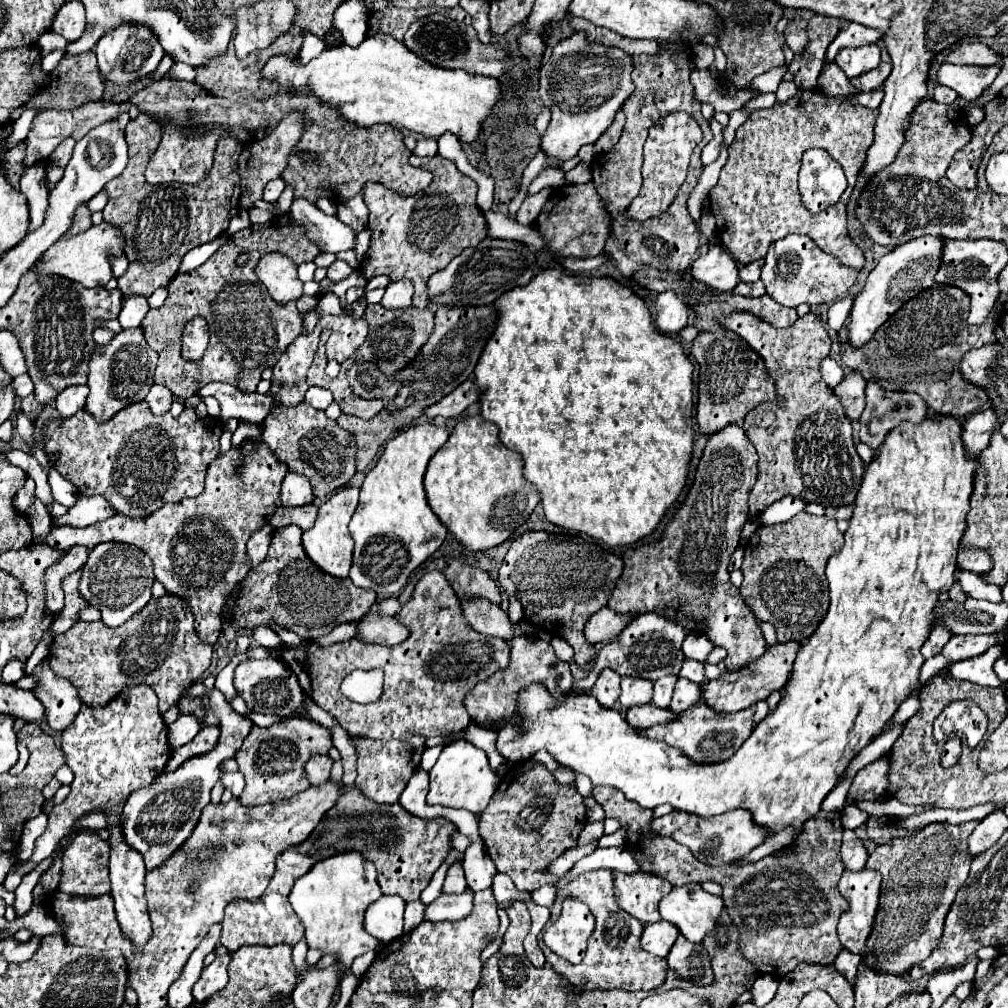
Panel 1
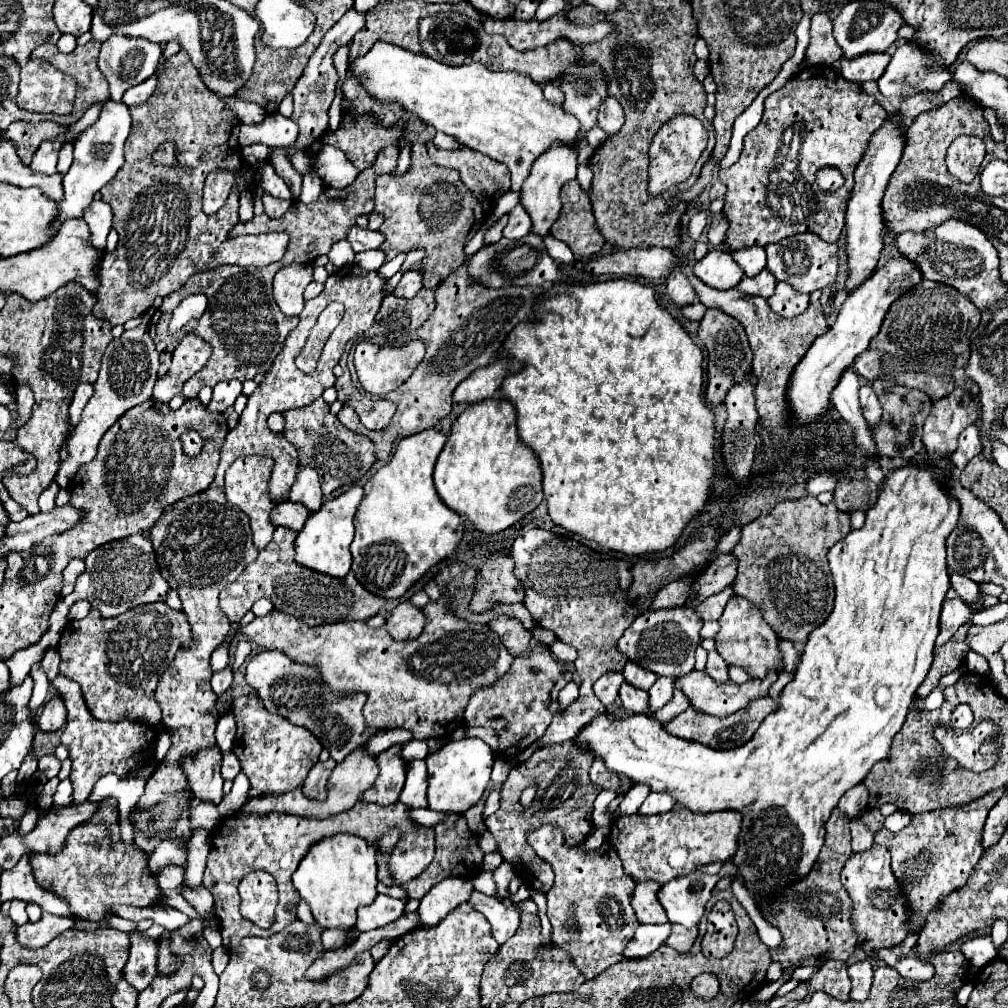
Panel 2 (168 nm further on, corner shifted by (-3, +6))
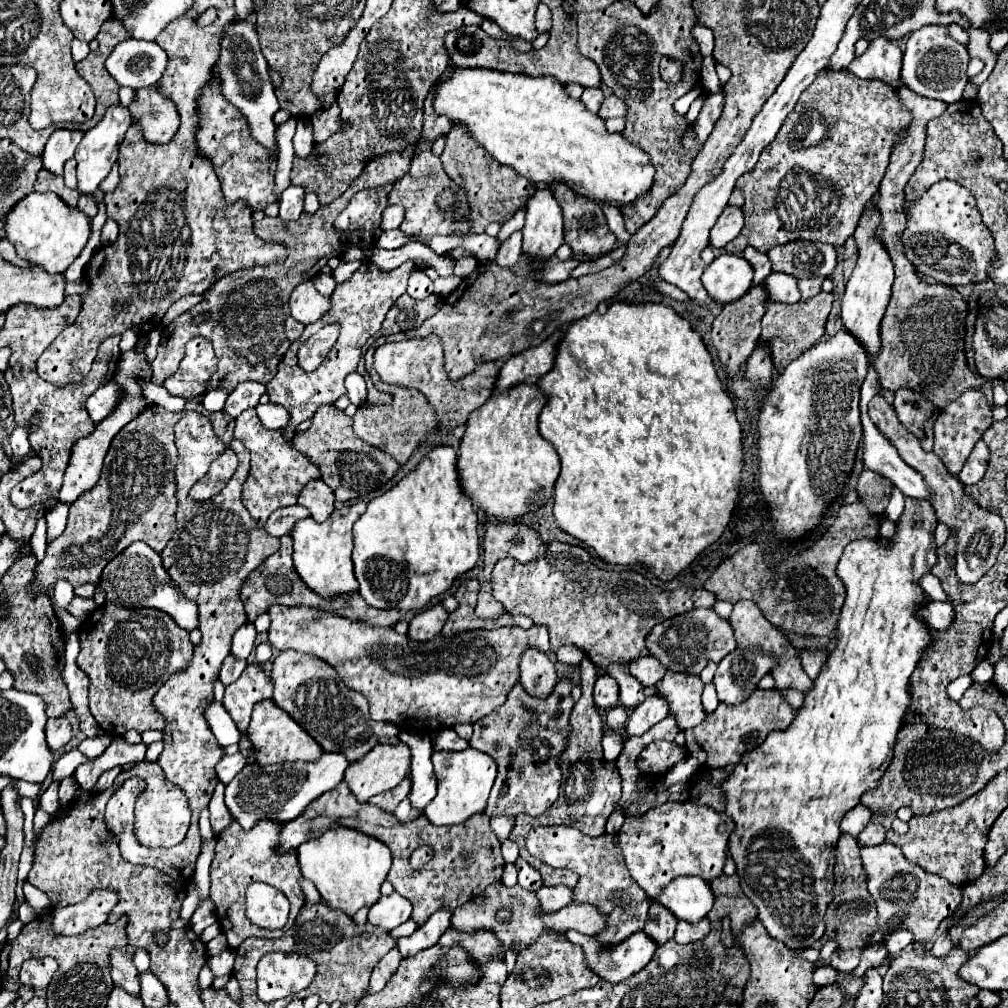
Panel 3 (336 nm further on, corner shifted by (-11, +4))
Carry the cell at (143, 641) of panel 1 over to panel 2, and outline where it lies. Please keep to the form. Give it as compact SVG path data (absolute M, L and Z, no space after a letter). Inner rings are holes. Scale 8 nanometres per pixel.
M166 602L146 604L140 608L132 608L116 618L102 618L100 612L90 610L90 614L84 620L70 620L68 626L62 632L58 654L62 658L60 662L60 674L78 682L84 694L84 700L88 710L98 720L122 720L122 718L134 718L138 722L156 726L160 722L160 704L156 704L156 698L152 692L156 692L156 684L160 676L164 674L164 668L172 664L176 652L192 648L192 634L190 624L184 612L172 610Z

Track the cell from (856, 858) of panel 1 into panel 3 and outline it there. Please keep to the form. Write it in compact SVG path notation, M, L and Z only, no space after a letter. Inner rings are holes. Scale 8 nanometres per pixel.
M870 822L858 836L858 842L862 846L876 846L876 844L882 844L884 842L884 836L886 836L886 830L882 824L878 822Z

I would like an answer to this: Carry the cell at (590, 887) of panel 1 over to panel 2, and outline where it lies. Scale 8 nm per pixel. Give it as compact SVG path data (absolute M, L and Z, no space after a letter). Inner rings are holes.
M546 824L536 832L528 834L528 842L540 858L552 864L556 874L548 900L548 918L552 922L552 944L572 956L572 962L584 974L586 980L598 976L602 970L606 970L616 962L628 960L624 956L624 944L628 944L632 932L640 926L640 922L636 920L636 914L630 906L634 880L624 872L612 844L606 842L590 852L586 852L582 846L566 846L560 828L552 824ZM572 902L576 902L574 918L578 920L580 926L580 936L576 940L568 940L568 936L562 930L566 926L568 916L572 914L570 910Z

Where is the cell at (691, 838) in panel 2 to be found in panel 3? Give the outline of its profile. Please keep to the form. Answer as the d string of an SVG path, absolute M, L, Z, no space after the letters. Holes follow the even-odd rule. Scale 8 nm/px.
M668 802L642 816L626 818L618 838L632 878L650 898L656 898L676 876L700 876L706 882L720 876L732 830L734 822L728 814L692 802Z

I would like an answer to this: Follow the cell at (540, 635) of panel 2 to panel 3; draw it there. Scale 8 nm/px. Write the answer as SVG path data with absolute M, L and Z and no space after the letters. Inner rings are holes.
M274 604L268 608L272 626L268 630L268 640L278 650L298 650L304 654L314 654L316 658L334 666L346 686L358 690L368 698L372 720L384 720L396 724L400 730L440 730L452 728L458 722L474 724L508 698L514 684L520 682L520 658L528 646L542 652L550 650L549 632L546 626L533 625L525 630L510 626L496 630L472 630L462 632L452 638L434 636L428 642L398 642L398 634L392 628L368 626L364 622L348 620L332 612L322 612L308 606L282 606Z

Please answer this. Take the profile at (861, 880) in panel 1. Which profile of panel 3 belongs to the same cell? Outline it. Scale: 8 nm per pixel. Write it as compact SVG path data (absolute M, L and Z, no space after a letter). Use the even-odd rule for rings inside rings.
M884 842L878 846L862 848L862 866L868 874L868 892L876 900L880 924L888 922L898 912L906 912L908 918L902 924L898 924L896 930L910 928L910 932L914 934L914 942L932 940L940 922L946 920L960 904L962 886L956 886L940 876L924 872L914 862L908 862L902 850L896 848L894 844Z

